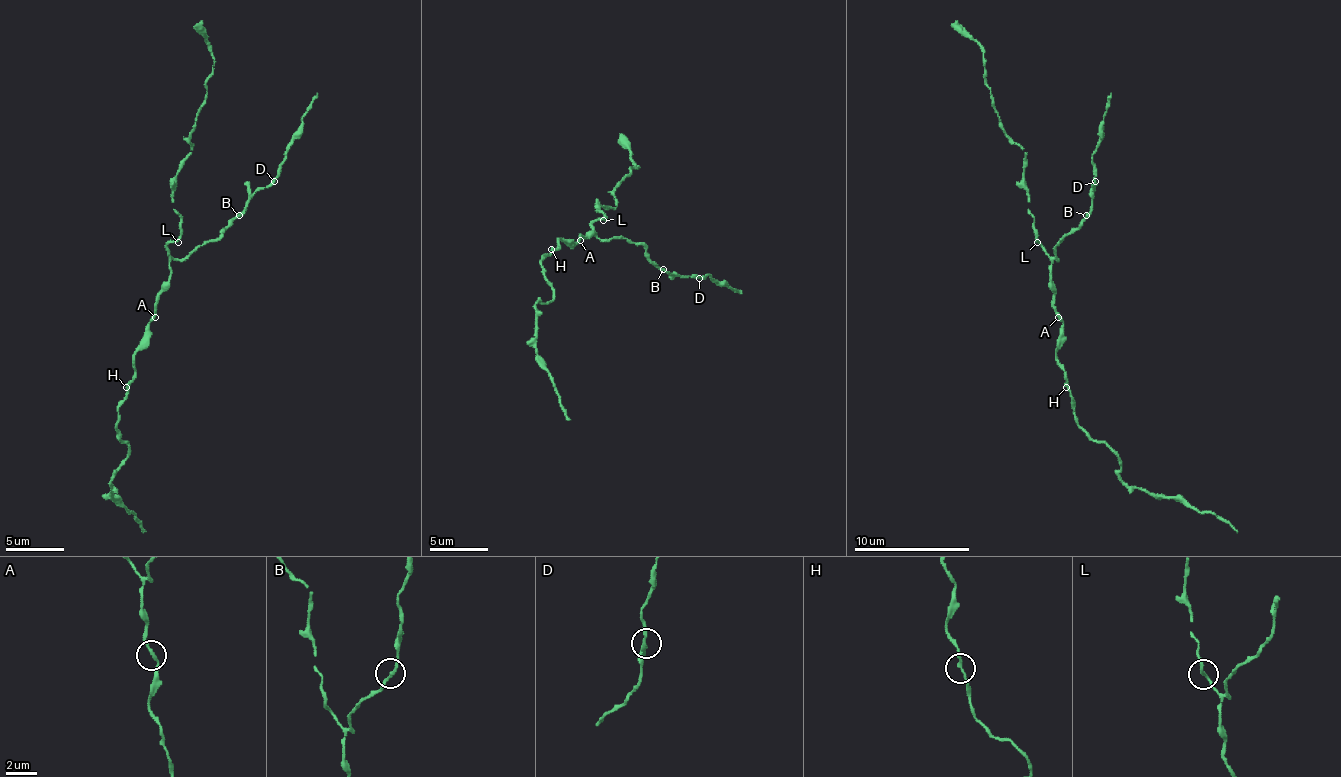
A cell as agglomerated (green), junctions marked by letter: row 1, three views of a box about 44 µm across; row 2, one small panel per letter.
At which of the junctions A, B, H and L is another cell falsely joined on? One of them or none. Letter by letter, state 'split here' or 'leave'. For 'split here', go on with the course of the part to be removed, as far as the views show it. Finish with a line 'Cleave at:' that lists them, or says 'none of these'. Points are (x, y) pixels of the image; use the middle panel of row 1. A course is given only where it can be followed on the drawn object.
A: leave
B: leave
H: leave
L: leave
Cleave at: none of these

